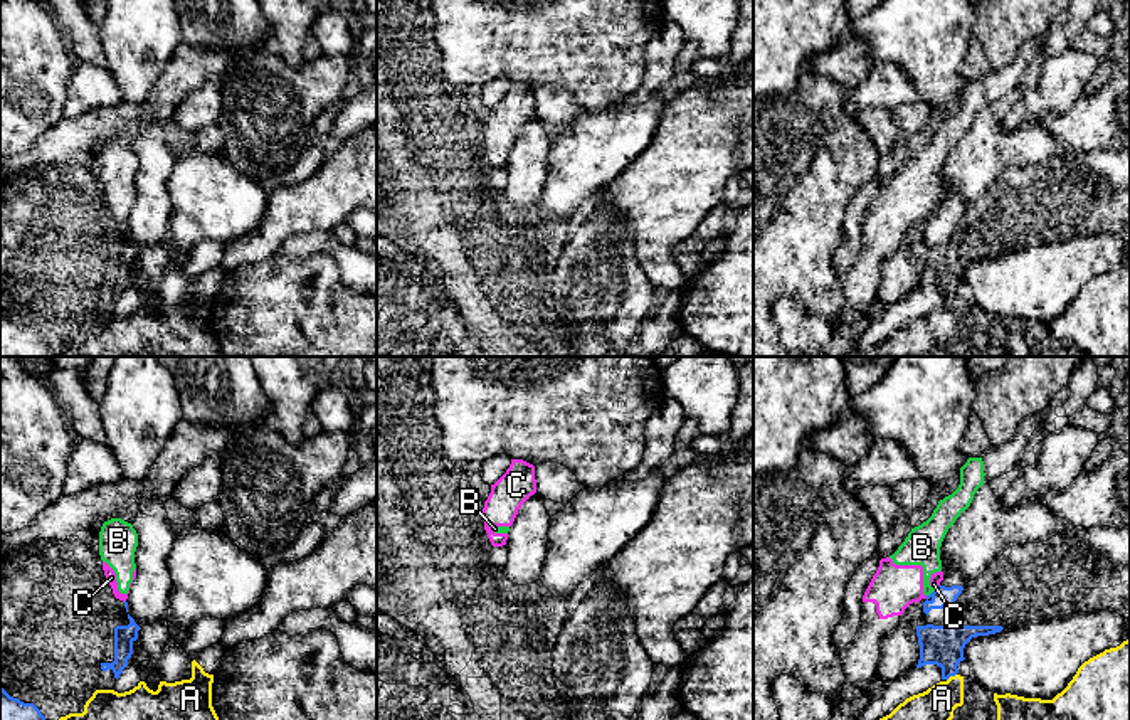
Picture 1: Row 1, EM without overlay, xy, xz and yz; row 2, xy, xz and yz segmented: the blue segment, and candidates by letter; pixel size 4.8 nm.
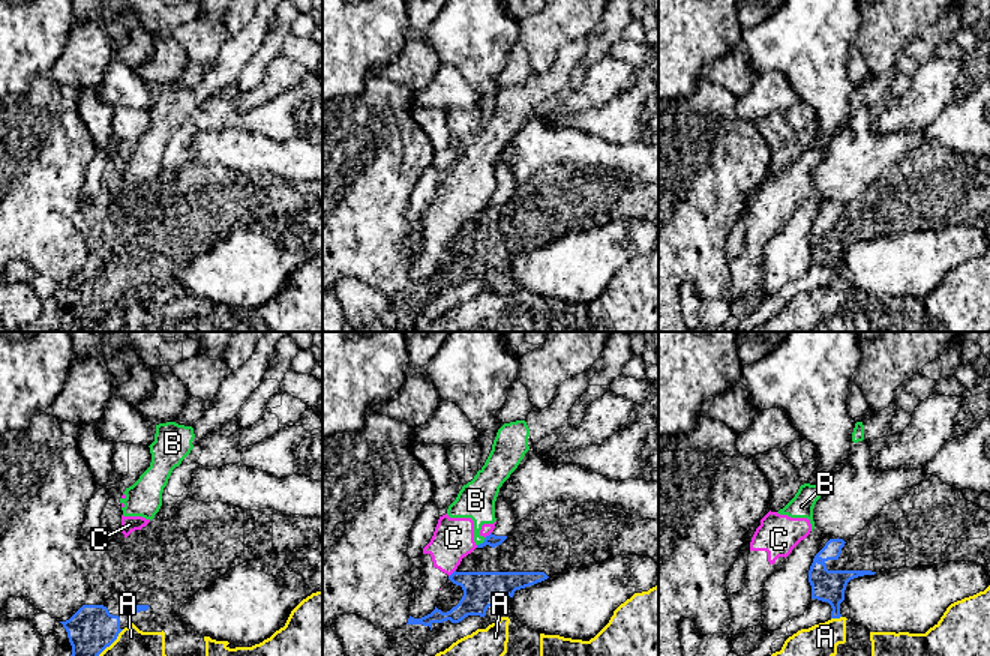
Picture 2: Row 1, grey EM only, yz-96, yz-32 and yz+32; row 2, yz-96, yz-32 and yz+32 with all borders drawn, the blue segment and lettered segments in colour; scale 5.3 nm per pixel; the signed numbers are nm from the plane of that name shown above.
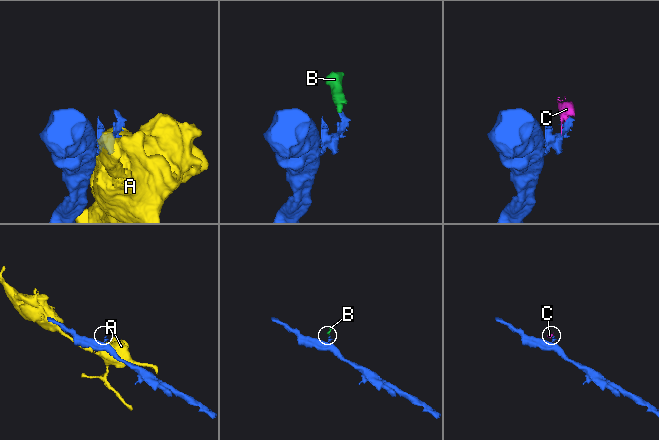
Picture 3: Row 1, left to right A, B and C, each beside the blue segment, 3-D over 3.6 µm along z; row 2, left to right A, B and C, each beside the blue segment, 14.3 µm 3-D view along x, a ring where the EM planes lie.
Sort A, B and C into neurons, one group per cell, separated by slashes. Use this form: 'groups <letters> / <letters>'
groups A / B C

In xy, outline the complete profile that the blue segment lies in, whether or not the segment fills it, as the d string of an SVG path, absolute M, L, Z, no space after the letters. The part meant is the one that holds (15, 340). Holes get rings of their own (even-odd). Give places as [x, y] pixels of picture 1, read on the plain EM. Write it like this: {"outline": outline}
{"outline": "M0 310L0 357L52 357L52 348L34 326L24 326Z"}

